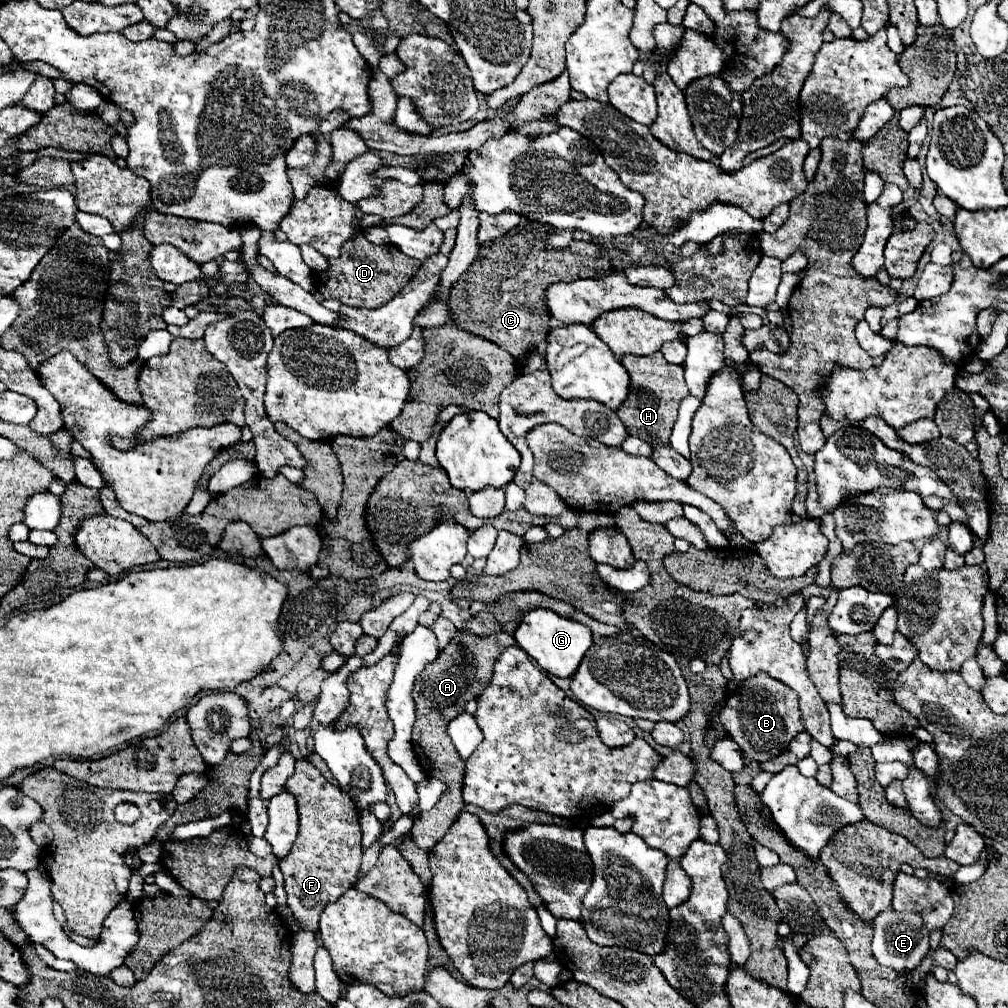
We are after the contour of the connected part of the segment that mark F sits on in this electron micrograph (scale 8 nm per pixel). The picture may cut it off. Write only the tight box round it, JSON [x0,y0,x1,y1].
[279,759,363,933]

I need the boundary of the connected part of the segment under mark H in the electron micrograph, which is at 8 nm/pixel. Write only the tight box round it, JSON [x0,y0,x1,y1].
[617,351,689,445]

